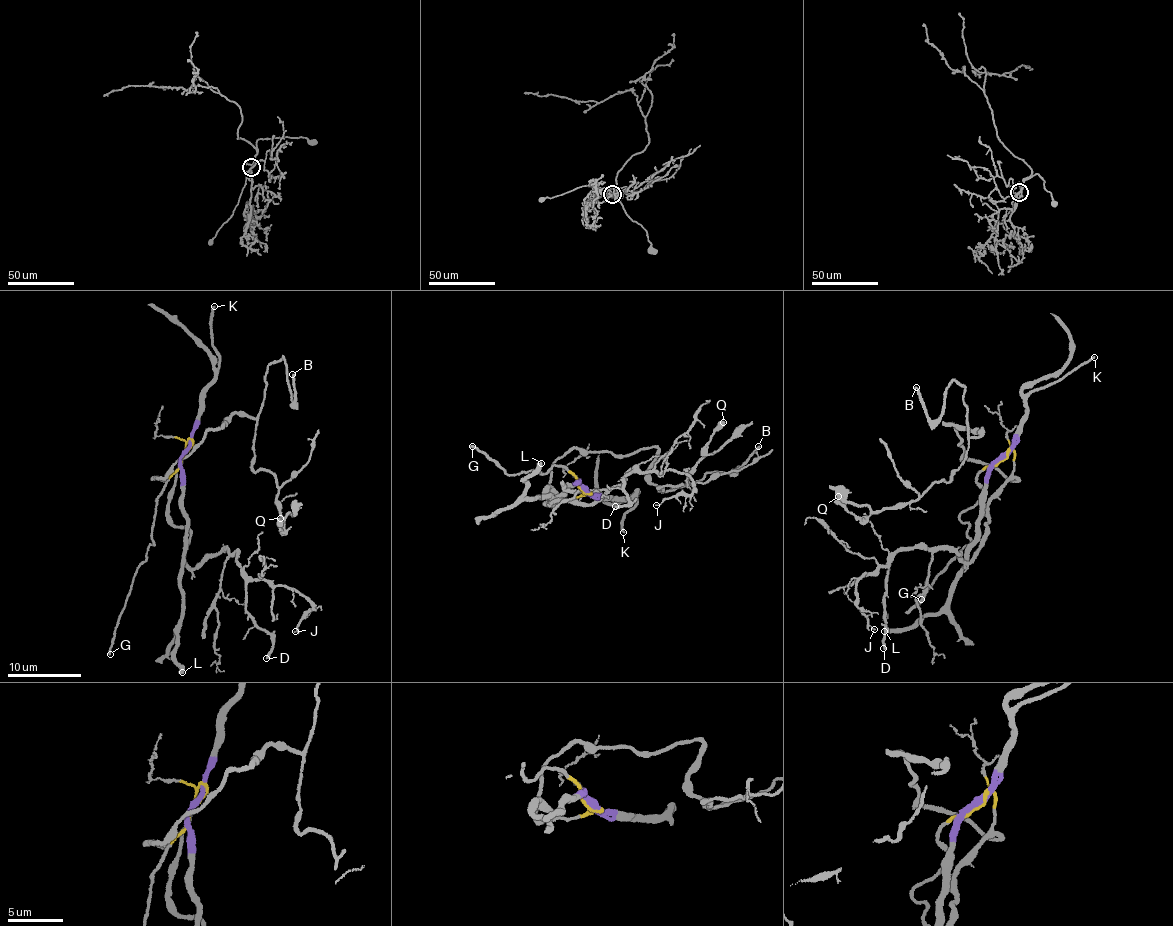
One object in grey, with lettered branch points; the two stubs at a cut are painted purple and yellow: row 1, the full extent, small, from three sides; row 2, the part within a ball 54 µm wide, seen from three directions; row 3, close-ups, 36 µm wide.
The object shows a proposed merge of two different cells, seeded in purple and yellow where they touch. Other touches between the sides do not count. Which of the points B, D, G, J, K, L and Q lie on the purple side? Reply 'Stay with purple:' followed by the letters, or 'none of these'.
Stay with purple: K, L

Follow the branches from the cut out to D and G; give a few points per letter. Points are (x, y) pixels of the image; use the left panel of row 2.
D: (185, 452), (167, 518), (188, 531), (189, 569), (237, 554), (246, 612), (271, 636), (266, 658)
G: (185, 452), (160, 494), (151, 527), (153, 543), (138, 570), (116, 627), (110, 655)

